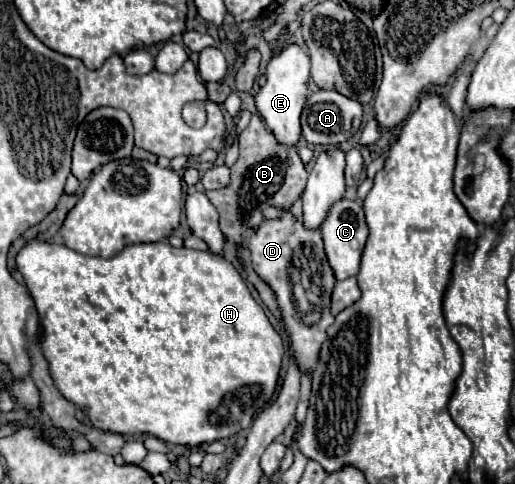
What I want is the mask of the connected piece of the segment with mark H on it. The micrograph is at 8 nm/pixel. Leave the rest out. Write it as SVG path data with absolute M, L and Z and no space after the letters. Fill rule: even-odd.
M34 238L26 246L22 246L22 250L16 256L16 264L20 274L24 276L26 290L30 292L38 312L38 326L40 326L38 346L44 358L48 360L50 376L60 394L68 402L76 404L90 418L94 428L116 434L150 434L168 444L200 446L200 444L210 444L214 440L230 438L236 432L250 428L252 416L256 416L256 412L272 398L278 384L278 372L282 366L284 340L272 328L272 324L264 314L264 308L252 298L248 286L226 258L216 256L208 250L200 252L190 248L174 248L168 242L130 244L112 258L92 258L76 250L70 250L64 244L50 244Z

